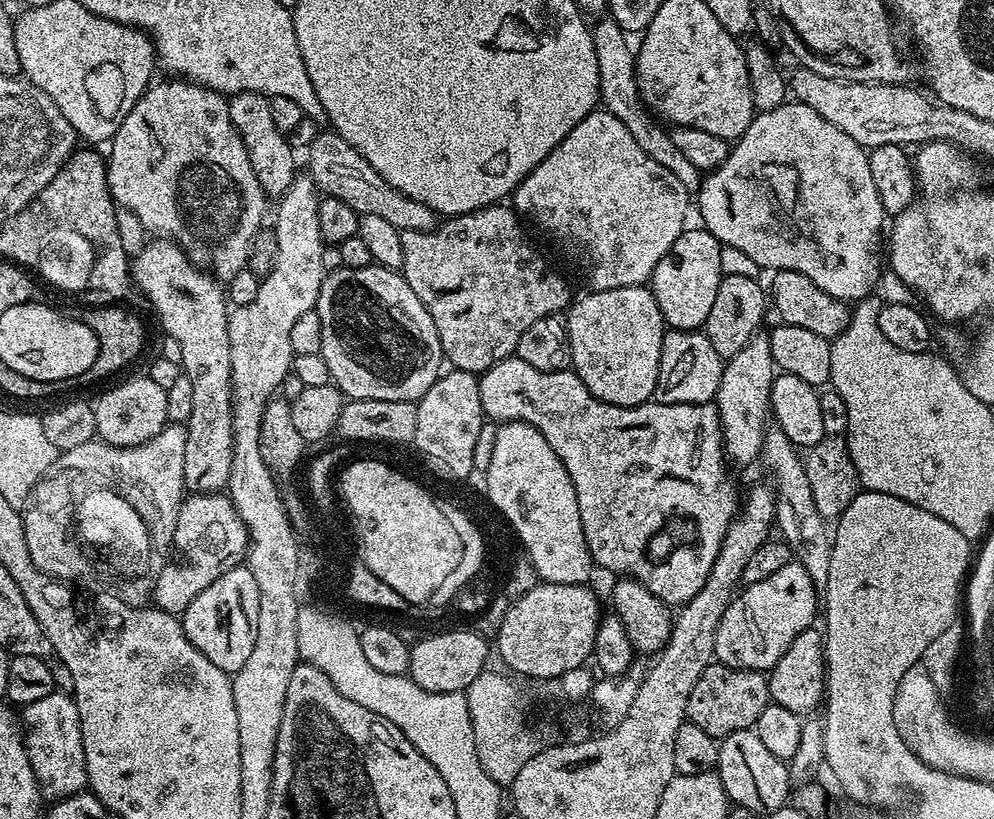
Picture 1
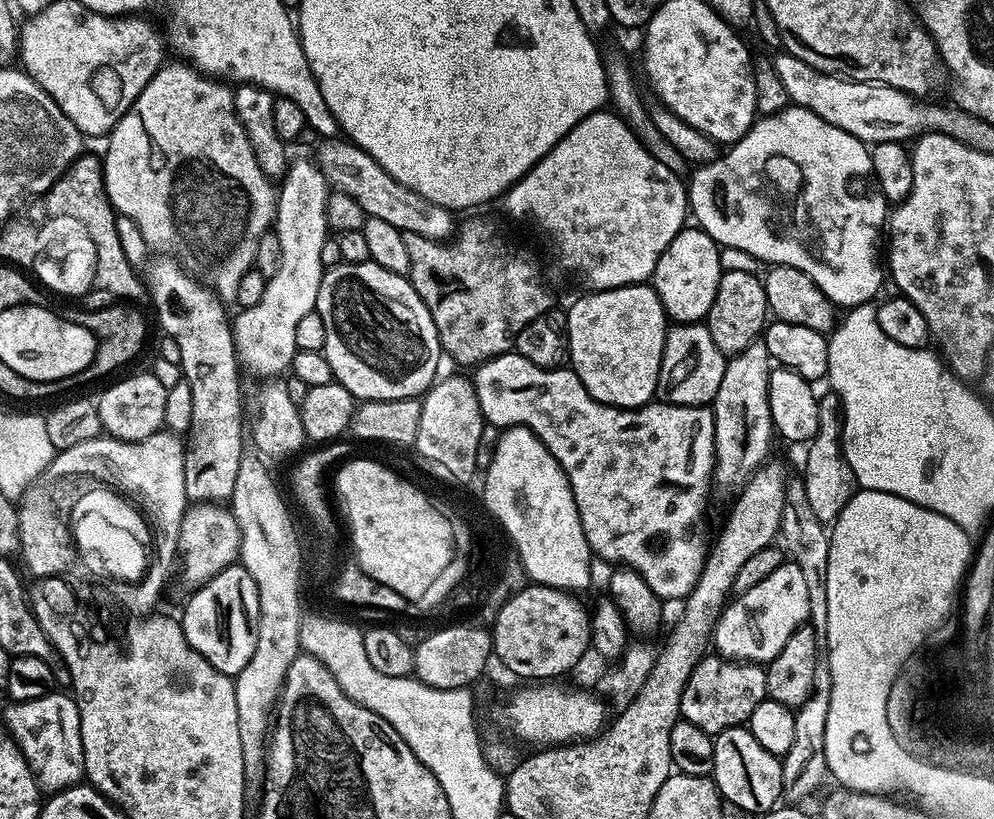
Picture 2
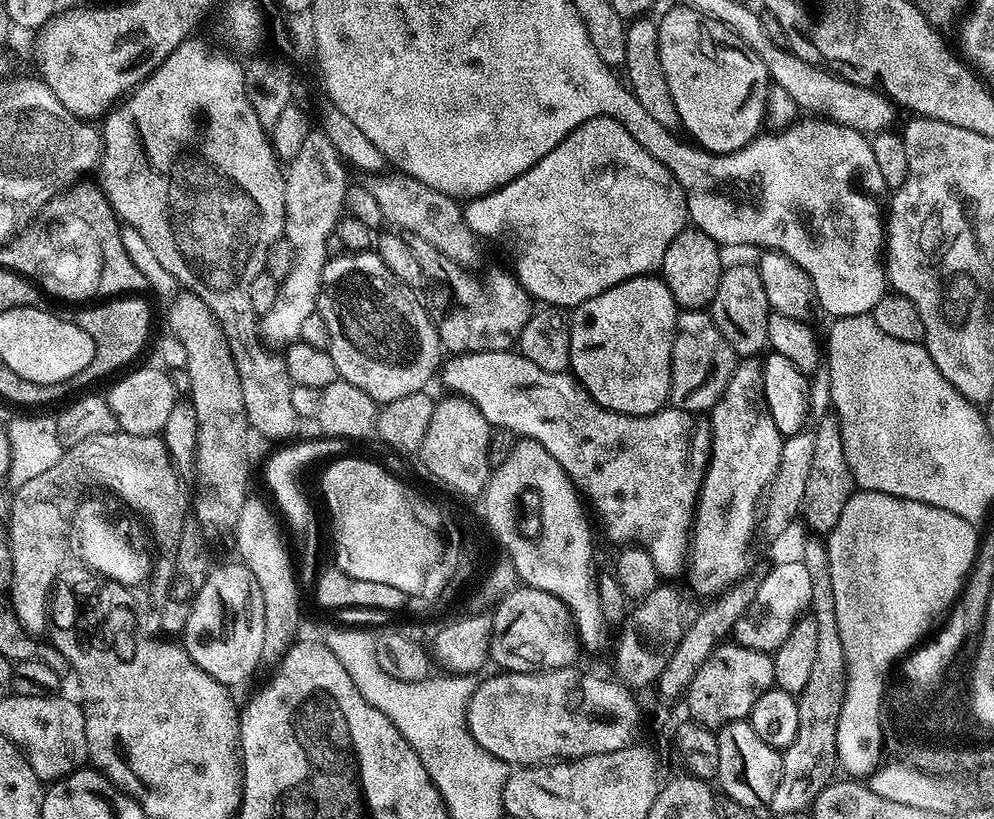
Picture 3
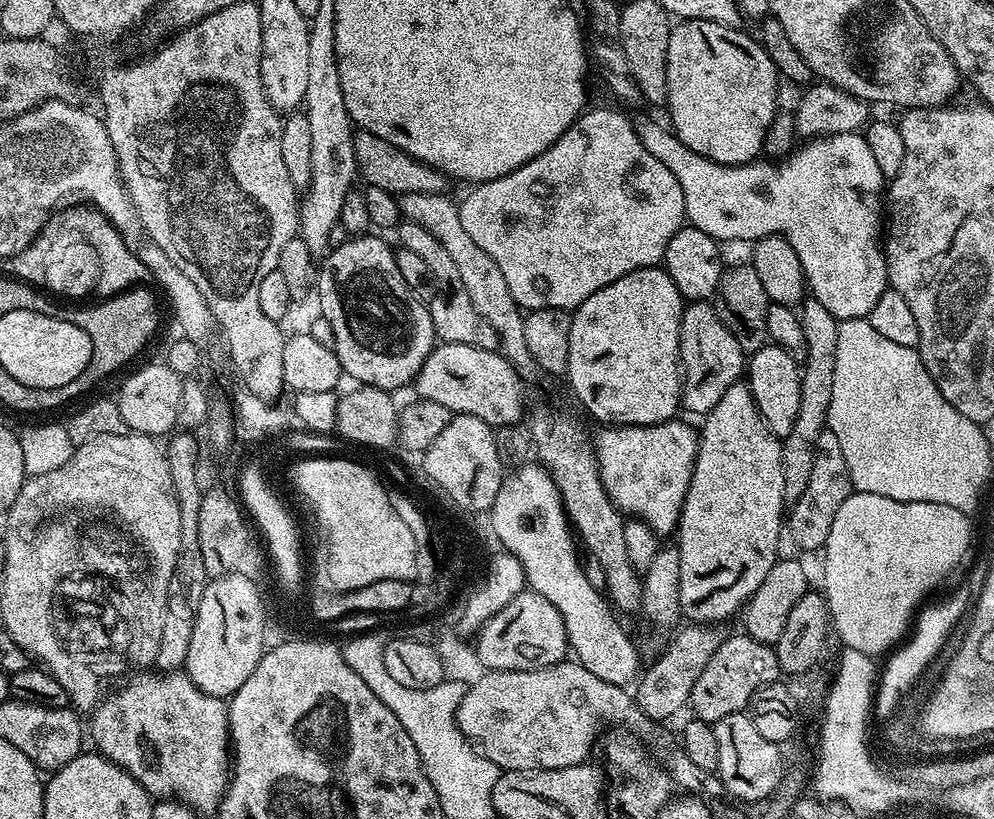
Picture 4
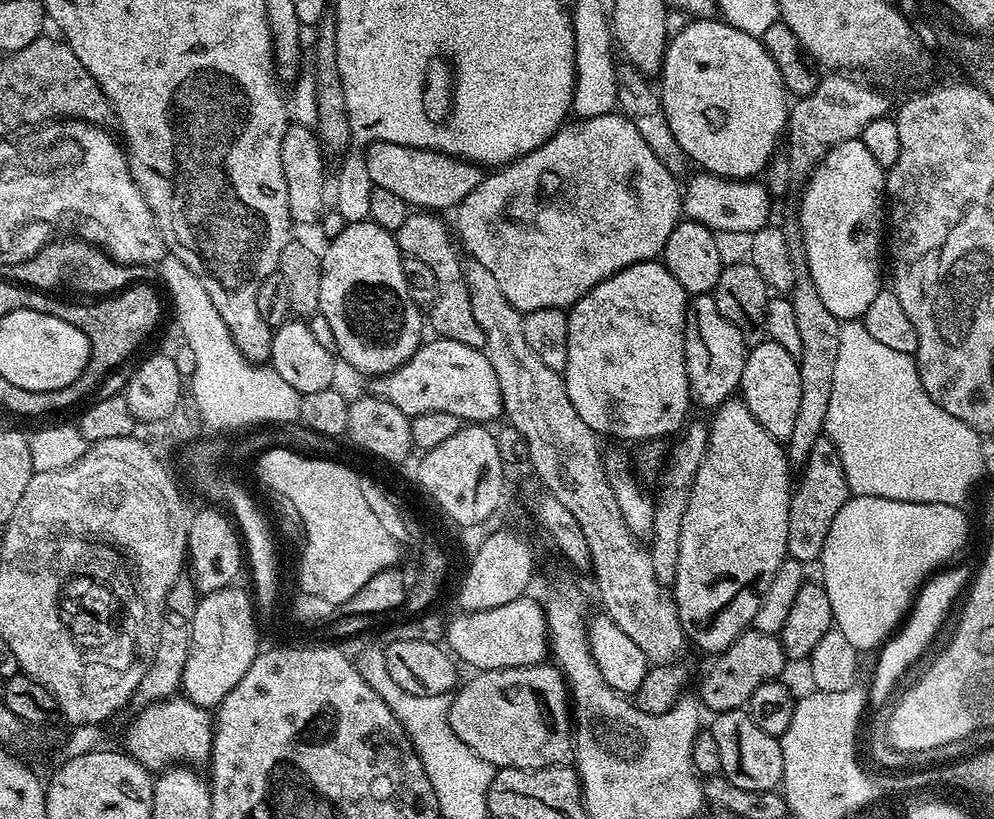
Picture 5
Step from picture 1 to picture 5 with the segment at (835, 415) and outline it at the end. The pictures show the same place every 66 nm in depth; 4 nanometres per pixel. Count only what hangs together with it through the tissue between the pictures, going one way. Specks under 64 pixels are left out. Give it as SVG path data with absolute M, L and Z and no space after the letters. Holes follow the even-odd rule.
M827 435L814 442L814 450L810 450L808 460L802 465L801 476L795 485L790 502L790 530L788 531L788 556L808 566L810 562L819 561L822 550L826 546L826 534L830 534L830 526L834 518L838 518L838 510L848 499L848 483L842 466L842 458L838 458L838 450Z

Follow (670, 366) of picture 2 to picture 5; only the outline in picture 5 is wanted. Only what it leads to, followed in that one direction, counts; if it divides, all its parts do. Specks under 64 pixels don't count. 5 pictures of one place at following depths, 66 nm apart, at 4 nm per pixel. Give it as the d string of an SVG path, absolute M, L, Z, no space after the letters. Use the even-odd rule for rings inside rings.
M705 294L689 299L684 327L684 357L691 399L695 403L697 400L707 410L719 408L739 389L748 348L737 328L722 318L715 295Z

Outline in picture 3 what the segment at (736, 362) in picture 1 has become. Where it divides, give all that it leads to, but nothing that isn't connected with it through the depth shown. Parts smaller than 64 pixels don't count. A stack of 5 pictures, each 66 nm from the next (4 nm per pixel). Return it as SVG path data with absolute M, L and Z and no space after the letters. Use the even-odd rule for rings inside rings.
M744 358L737 363L730 382L726 382L726 390L722 390L718 402L710 409L711 416L708 467L704 470L704 480L696 495L690 527L690 571L687 573L693 590L700 596L706 596L705 598L719 597L747 577L744 575L748 572L748 547L752 544L752 531L755 528L757 531L758 528L758 509L765 499L768 487L772 485L785 441L764 404L762 364L759 359Z

